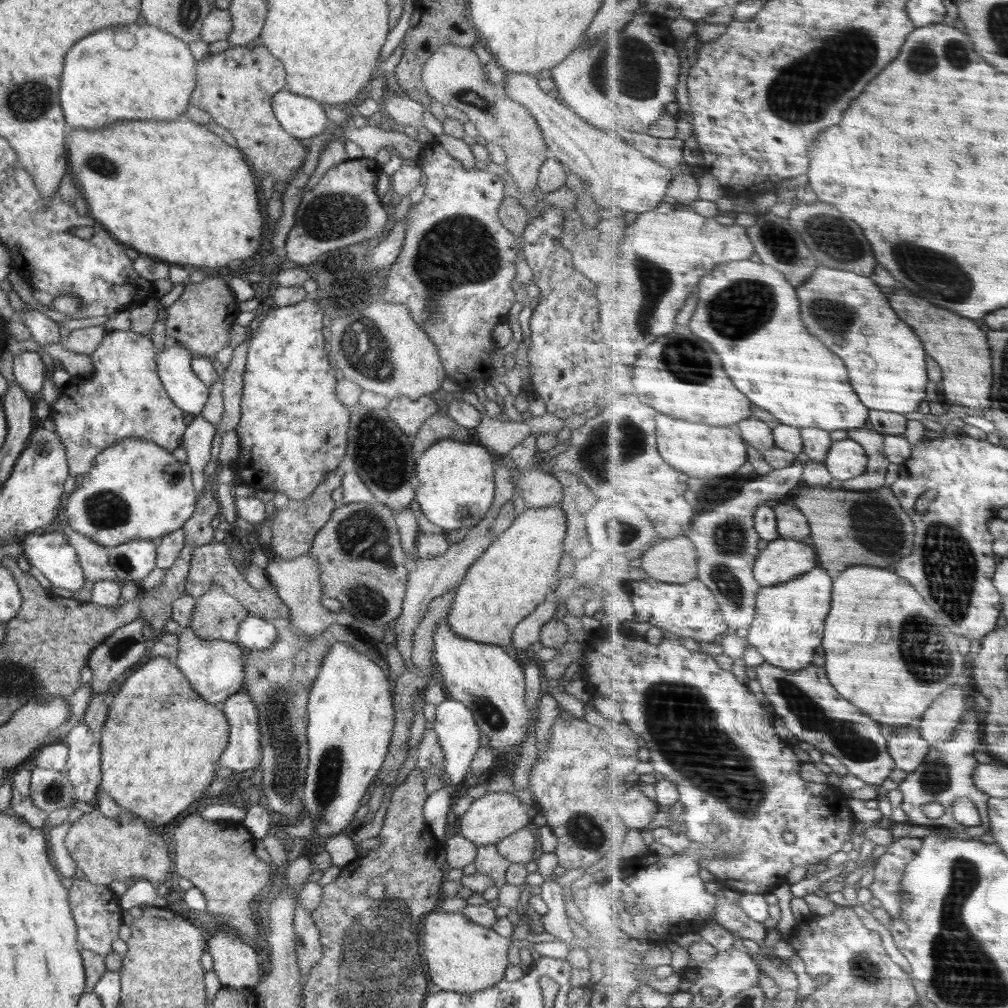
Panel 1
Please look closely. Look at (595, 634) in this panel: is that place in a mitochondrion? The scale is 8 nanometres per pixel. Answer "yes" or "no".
no

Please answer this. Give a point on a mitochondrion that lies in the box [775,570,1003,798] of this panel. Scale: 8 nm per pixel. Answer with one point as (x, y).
(923, 652)

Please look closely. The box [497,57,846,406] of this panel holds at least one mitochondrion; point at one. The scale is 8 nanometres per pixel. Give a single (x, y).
(740, 309)

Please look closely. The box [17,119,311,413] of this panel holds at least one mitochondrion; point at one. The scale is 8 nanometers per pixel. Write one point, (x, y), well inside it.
(109, 169)

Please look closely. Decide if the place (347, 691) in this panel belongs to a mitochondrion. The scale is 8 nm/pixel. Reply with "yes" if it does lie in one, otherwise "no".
no

